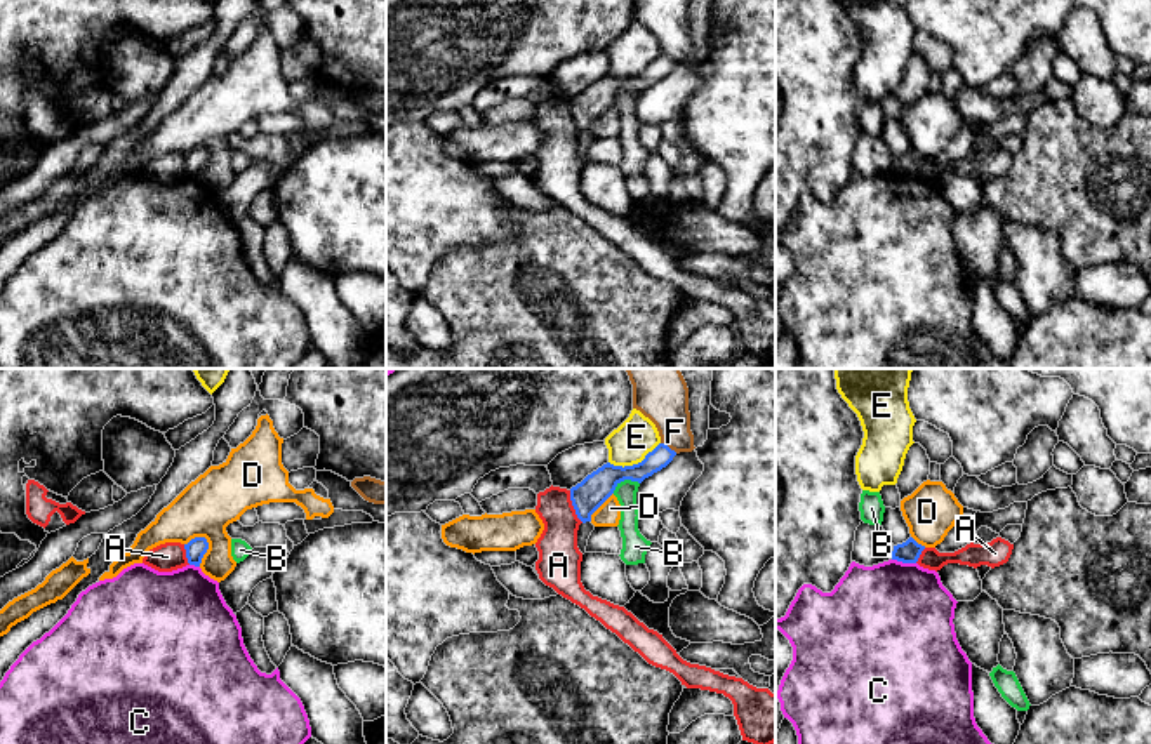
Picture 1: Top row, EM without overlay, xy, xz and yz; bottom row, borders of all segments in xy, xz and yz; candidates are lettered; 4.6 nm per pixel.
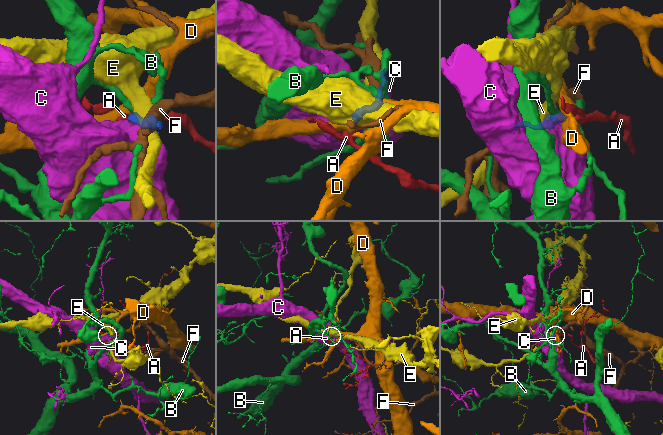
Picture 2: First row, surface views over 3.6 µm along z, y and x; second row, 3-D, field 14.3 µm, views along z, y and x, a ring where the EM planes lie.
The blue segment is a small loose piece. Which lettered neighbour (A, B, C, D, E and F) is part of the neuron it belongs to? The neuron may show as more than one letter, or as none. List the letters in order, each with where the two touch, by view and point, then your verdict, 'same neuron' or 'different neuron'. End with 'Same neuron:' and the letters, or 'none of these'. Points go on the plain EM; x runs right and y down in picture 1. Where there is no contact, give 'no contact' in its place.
A: contact xz (572, 115); different neuron
B: contact xz (625, 89); different neuron
C: contact yz (904, 172); same neuron
D: contact xy (206, 162); different neuron
E: contact xz (633, 75); different neuron
F: contact xz (668, 58); different neuron
Same neuron: C

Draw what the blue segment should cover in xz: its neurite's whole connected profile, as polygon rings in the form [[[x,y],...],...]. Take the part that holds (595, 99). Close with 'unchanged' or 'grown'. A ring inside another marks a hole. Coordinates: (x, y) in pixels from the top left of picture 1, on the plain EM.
[[[659,54],[638,75],[624,78],[610,73],[603,75],[570,99],[570,111],[577,129],[582,134],[591,132],[591,125],[614,104],[621,92],[631,90],[642,94],[645,89],[666,78],[675,66],[675,61]]]; unchanged

